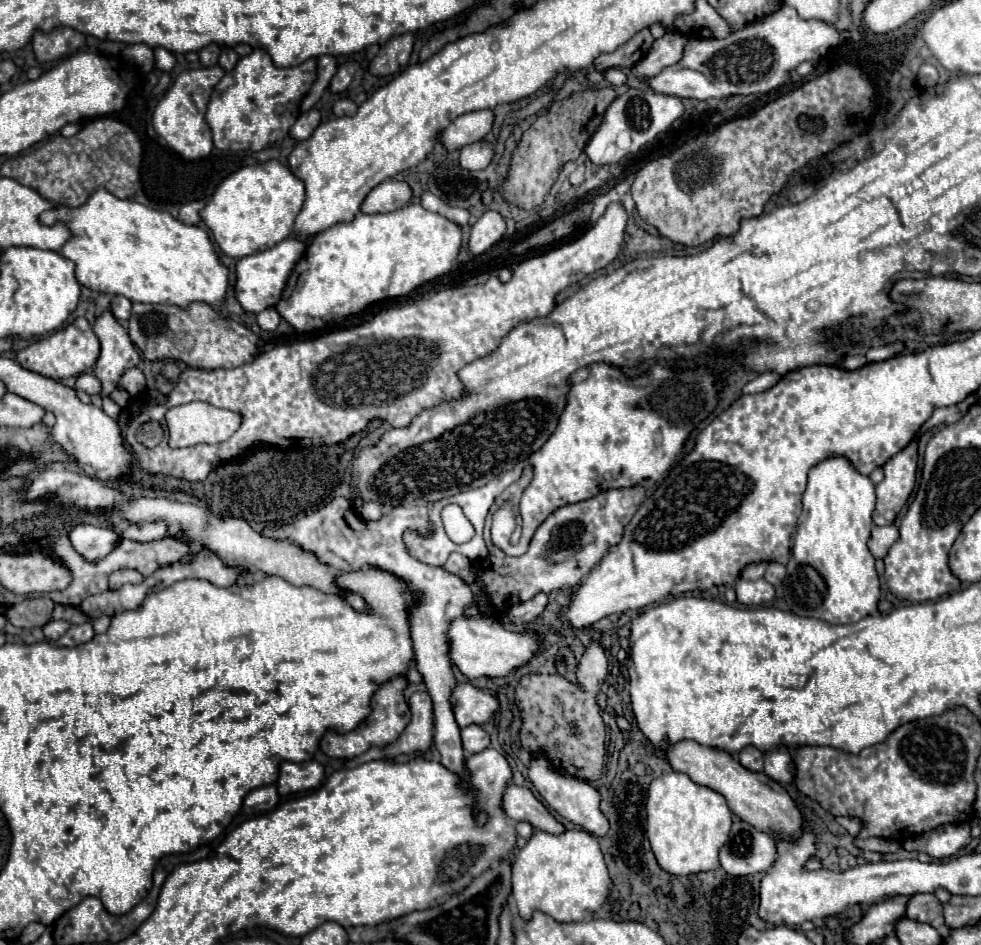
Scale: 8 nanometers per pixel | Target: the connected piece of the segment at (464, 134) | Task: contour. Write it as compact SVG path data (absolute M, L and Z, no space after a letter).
M492 110L468 112L464 116L458 116L456 120L452 120L446 128L442 128L438 134L438 140L448 152L456 152L462 146L482 140L490 132L492 120L494 120Z

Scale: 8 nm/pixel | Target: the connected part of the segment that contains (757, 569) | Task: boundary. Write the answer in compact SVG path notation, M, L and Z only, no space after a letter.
M754 562L754 564L748 564L744 570L742 570L742 578L744 580L758 580L764 576L764 570L766 570L768 562Z

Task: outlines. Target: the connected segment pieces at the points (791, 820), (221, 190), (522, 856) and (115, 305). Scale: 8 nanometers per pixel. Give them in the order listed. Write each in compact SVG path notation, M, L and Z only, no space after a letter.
M682 740L674 744L668 752L668 762L674 770L688 774L696 784L708 786L722 794L730 806L730 810L750 826L754 826L760 832L770 834L776 840L788 840L796 842L804 836L806 824L800 808L794 804L790 794L774 780L770 780L764 772L748 772L740 762L736 762L730 754L700 746L690 740Z
M276 160L243 166L222 180L208 204L200 210L202 222L212 230L220 252L230 258L268 250L292 234L294 218L304 204L304 184L290 168Z
M564 830L562 834L534 832L512 864L512 898L520 918L526 922L536 910L560 924L588 920L608 898L608 870L600 846L586 830Z
M114 296L110 302L110 312L118 318L118 320L128 320L130 318L130 310L132 310L132 302L124 296Z

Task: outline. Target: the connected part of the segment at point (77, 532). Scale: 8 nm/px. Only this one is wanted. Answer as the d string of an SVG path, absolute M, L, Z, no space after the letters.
M76 526L70 532L70 542L76 548L78 554L82 554L86 560L98 560L106 558L112 548L116 548L116 542L120 536L110 528L98 528L98 526Z

